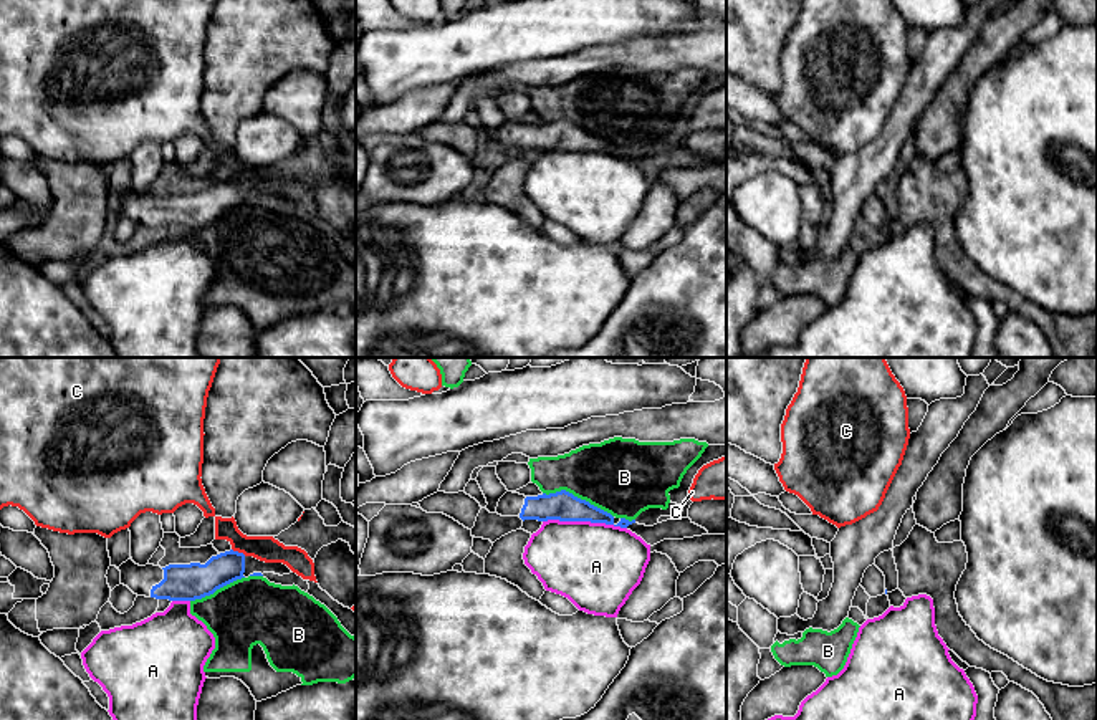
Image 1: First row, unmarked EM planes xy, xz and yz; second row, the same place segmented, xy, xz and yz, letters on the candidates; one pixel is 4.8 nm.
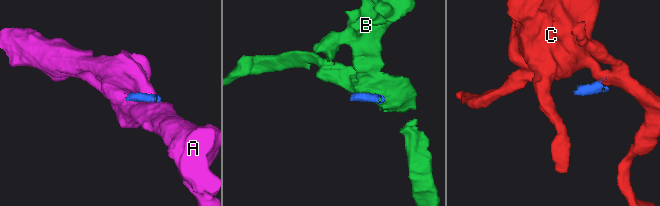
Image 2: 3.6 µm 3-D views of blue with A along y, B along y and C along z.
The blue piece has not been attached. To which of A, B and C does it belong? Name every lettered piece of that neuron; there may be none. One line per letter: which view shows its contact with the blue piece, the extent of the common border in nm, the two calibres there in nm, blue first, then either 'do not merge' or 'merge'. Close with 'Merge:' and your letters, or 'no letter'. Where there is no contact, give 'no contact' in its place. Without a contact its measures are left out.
A: contact in xz; length 400 nm; calibres 140 and 420 nm; do not merge
B: contact in xz; length 360 nm; calibres 140 and 380 nm; do not merge
C: contact in xy; length 80 nm; calibres 170 and 130 nm; do not merge
Merge: no letter

